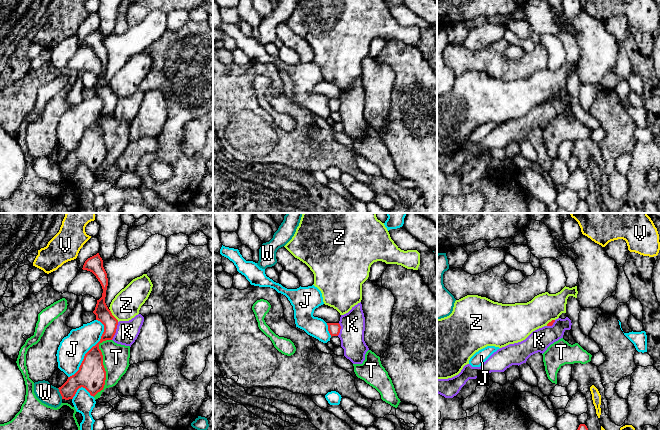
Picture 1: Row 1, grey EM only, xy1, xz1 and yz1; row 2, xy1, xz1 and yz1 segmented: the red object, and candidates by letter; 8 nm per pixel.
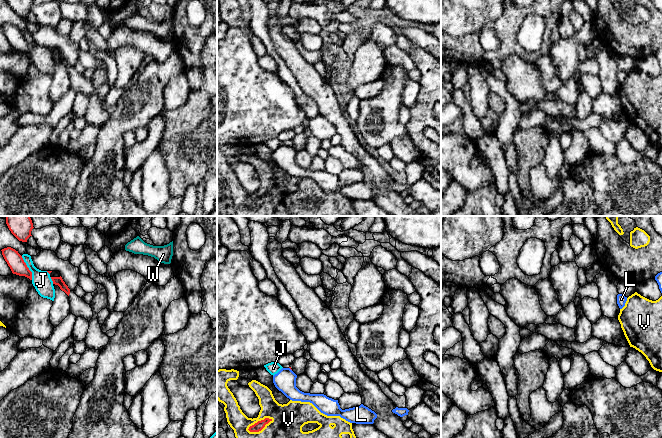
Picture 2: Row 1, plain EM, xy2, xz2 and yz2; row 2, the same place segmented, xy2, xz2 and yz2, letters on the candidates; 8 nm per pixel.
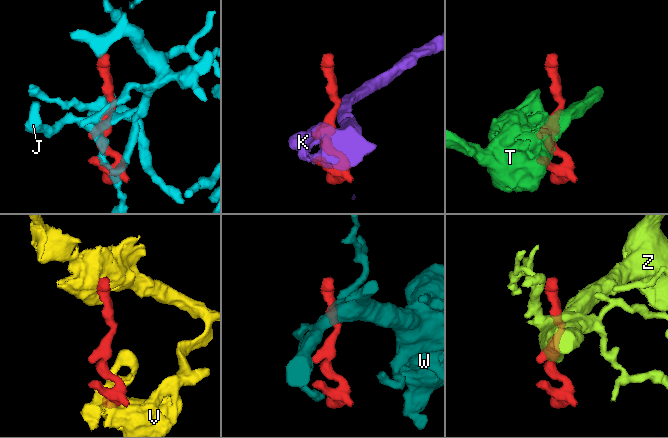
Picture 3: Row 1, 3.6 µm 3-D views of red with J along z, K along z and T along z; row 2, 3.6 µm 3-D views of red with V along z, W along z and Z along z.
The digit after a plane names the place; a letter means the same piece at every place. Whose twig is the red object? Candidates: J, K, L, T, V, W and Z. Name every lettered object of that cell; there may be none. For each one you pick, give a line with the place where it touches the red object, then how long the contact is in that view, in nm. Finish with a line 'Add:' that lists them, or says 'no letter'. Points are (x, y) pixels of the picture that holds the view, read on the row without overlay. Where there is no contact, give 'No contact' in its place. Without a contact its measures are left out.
Add: no letter

